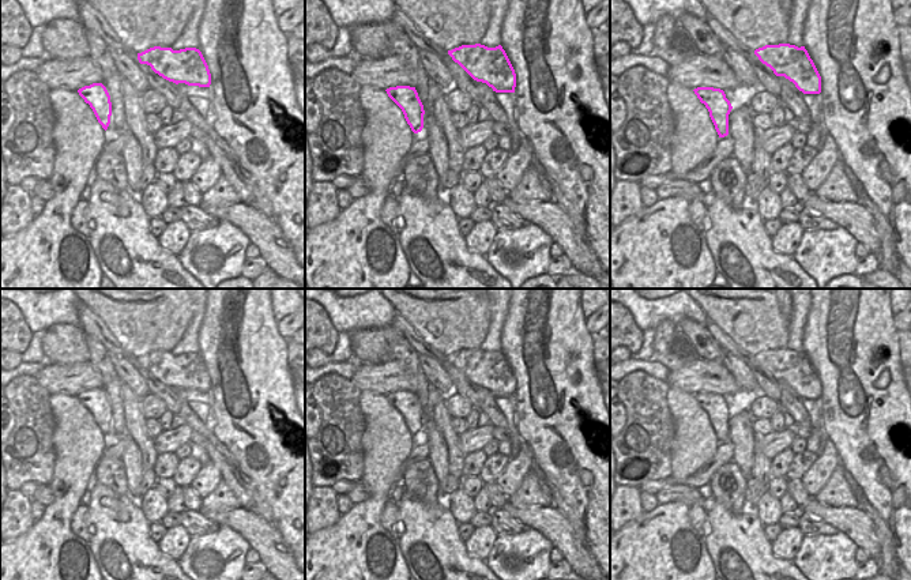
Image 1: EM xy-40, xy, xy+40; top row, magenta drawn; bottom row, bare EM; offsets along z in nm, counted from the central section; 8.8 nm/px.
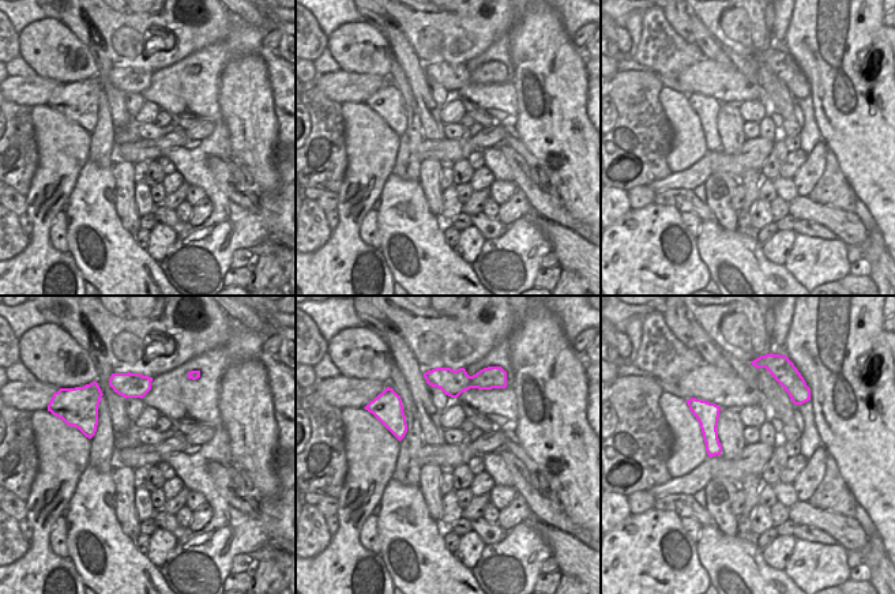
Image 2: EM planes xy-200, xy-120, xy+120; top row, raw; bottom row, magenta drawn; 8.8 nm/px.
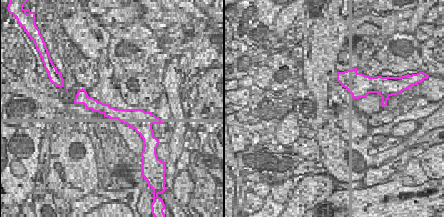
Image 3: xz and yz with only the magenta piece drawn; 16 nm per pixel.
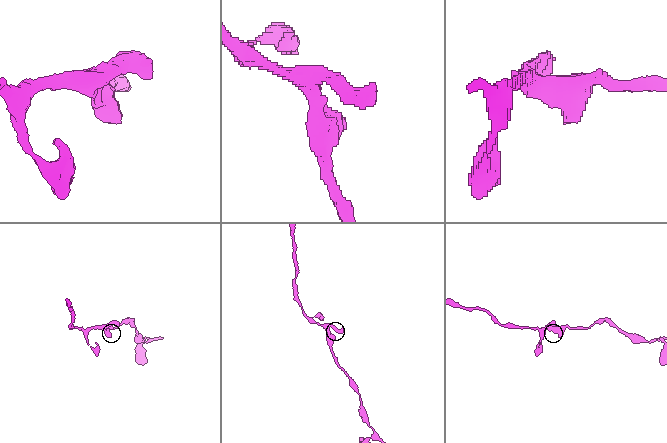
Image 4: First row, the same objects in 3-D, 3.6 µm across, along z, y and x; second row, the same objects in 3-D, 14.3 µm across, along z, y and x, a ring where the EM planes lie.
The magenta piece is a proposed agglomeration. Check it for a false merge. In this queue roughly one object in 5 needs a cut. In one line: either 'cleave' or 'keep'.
keep

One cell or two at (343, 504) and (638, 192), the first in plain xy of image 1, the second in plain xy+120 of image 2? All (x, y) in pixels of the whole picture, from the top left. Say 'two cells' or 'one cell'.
one cell

